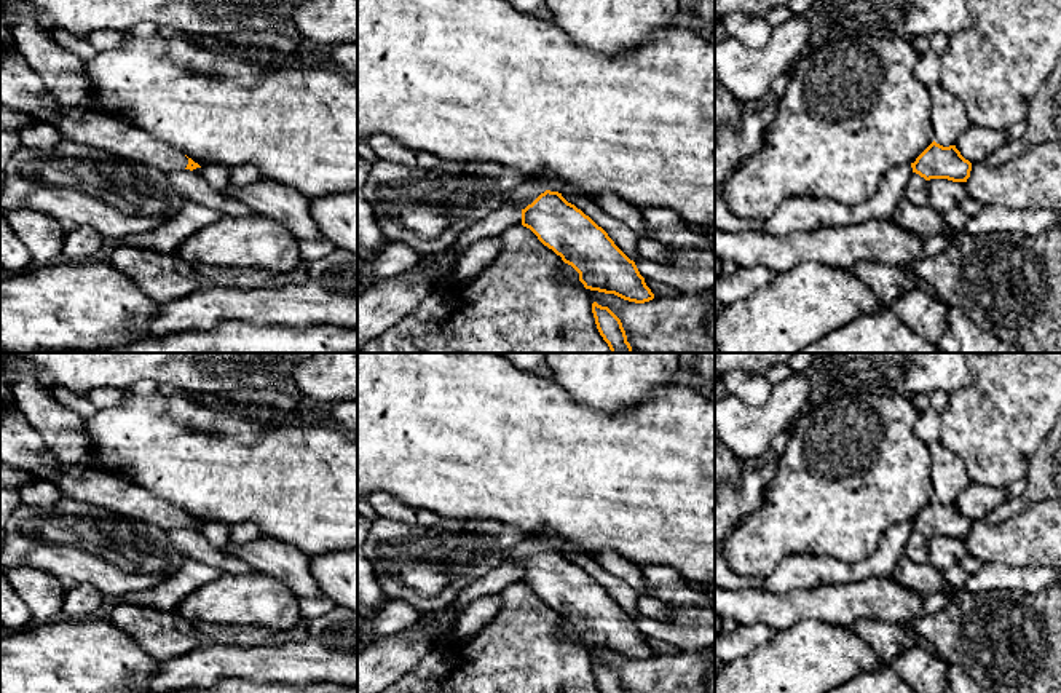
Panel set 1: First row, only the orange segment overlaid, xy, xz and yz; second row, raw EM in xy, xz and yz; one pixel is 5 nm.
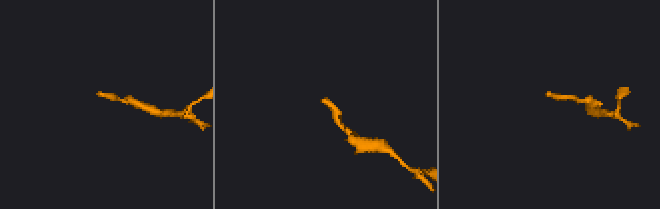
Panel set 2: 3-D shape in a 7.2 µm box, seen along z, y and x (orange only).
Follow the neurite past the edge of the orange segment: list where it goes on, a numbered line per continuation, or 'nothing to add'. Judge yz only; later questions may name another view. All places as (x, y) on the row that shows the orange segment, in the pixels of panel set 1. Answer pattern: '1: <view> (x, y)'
nothing to add

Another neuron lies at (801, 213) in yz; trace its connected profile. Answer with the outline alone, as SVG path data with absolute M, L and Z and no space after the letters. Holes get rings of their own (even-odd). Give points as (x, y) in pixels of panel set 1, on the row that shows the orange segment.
M911 164L889 171L878 192L855 206L814 196L787 198L769 219L763 220L763 232L777 236L870 220L890 220L897 204L905 200L905 187L911 174Z

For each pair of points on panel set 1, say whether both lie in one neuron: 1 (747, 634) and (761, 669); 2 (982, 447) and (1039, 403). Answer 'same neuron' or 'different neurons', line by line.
1: different neurons
2: same neuron

